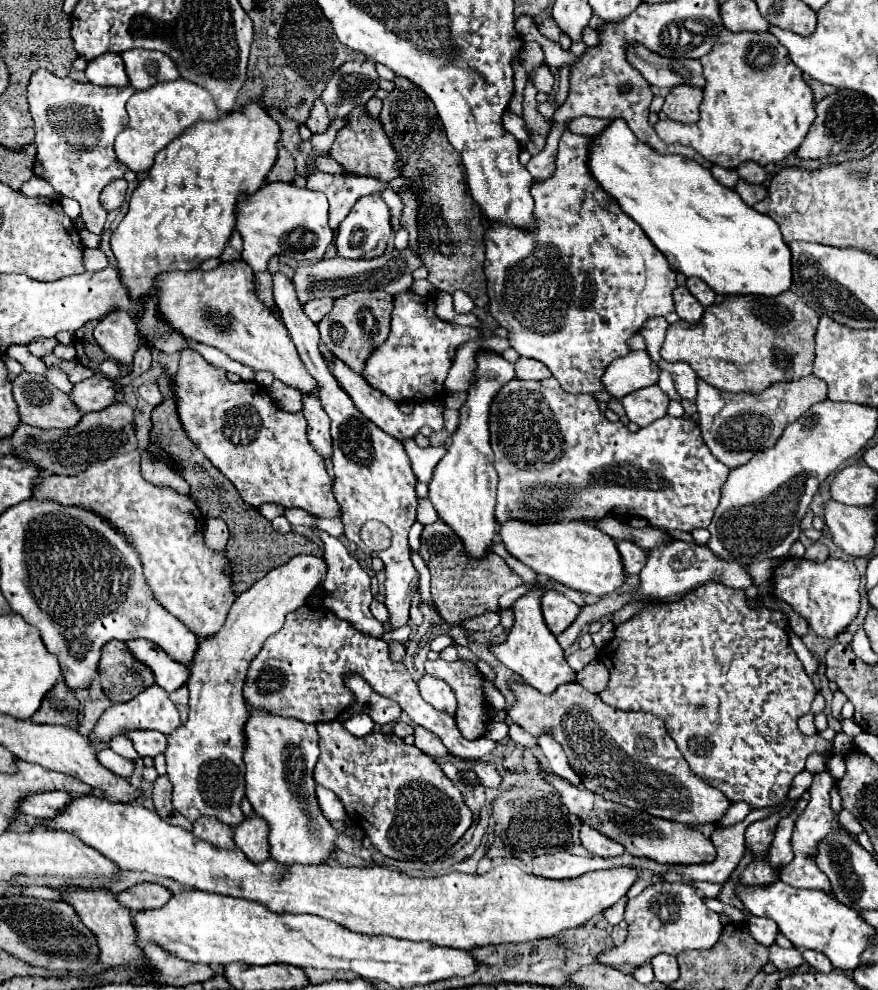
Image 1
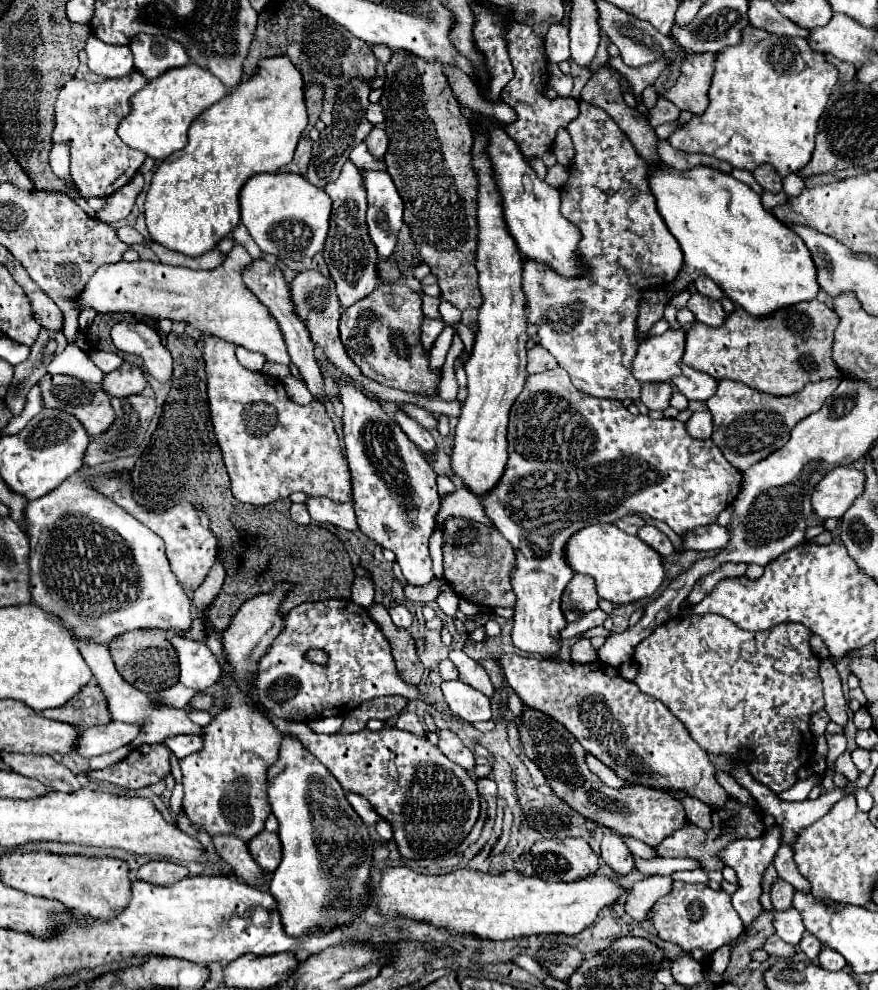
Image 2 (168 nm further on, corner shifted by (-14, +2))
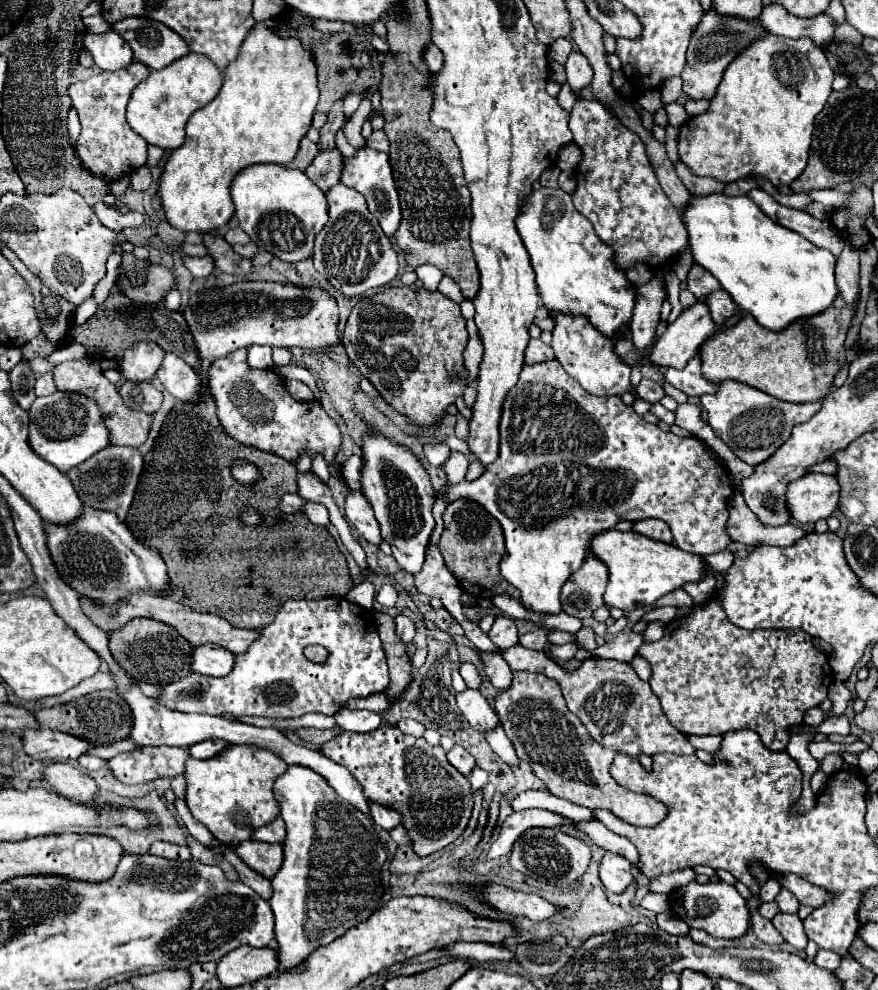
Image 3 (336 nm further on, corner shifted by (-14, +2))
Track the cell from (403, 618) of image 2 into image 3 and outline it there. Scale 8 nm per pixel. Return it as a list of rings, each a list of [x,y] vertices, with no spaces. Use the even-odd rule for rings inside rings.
[[[398,614],[394,620],[396,620],[396,634],[402,638],[402,642],[404,642],[404,644],[412,642],[414,632],[416,632],[414,622],[412,622],[408,616],[404,616],[404,614]]]

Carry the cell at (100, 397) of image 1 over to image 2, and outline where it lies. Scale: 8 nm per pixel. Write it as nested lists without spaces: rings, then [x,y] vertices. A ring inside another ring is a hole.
[[[122,364],[122,368],[104,376],[102,386],[110,396],[126,398],[132,394],[140,394],[148,386],[148,380],[142,368],[136,368],[132,364]]]

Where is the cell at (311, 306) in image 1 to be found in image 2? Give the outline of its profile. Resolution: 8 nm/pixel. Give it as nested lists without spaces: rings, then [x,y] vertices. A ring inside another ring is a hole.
[[[346,160],[342,172],[336,182],[326,184],[326,194],[332,198],[332,214],[330,214],[330,230],[324,246],[324,262],[328,264],[330,278],[336,284],[338,298],[344,308],[354,302],[366,298],[380,282],[378,278],[378,254],[374,242],[370,242],[368,226],[366,226],[366,190],[362,188],[362,180],[358,178],[358,168],[352,160]]]

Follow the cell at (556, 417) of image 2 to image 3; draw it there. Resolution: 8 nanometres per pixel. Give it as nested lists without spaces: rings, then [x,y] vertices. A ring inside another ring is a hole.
[[[558,360],[552,362],[542,362],[542,364],[534,364],[534,366],[524,366],[518,384],[514,386],[514,390],[510,390],[510,396],[506,396],[506,402],[502,406],[502,420],[500,420],[500,456],[494,464],[490,464],[484,474],[474,480],[474,482],[458,482],[452,486],[444,486],[444,498],[446,502],[454,502],[458,498],[464,500],[474,500],[478,504],[482,504],[482,508],[492,514],[502,530],[504,530],[504,538],[506,538],[506,556],[500,562],[500,570],[502,576],[520,590],[520,602],[526,610],[538,612],[538,614],[560,614],[562,612],[562,604],[560,604],[560,590],[564,586],[564,582],[582,566],[586,552],[588,552],[588,542],[594,534],[602,532],[602,530],[610,530],[614,528],[620,520],[630,520],[630,522],[638,522],[644,518],[660,518],[664,522],[668,522],[672,534],[674,534],[674,544],[680,550],[692,552],[692,554],[714,554],[724,550],[732,540],[726,534],[726,520],[728,520],[728,500],[732,496],[734,488],[732,482],[728,482],[728,472],[710,456],[710,450],[706,448],[706,444],[694,436],[690,438],[682,438],[676,436],[672,432],[664,432],[660,430],[656,424],[648,424],[644,422],[642,416],[638,416],[632,406],[624,406],[624,402],[618,396],[610,396],[610,398],[598,398],[588,394],[576,380],[572,380],[566,370],[560,366]]]

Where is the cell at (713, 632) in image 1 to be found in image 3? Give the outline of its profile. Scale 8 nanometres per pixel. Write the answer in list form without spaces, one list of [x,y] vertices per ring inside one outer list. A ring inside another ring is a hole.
[[[708,602],[694,614],[668,622],[664,636],[658,642],[644,642],[638,654],[650,662],[650,688],[660,698],[666,718],[680,732],[722,736],[730,730],[748,728],[754,730],[772,752],[786,750],[792,728],[802,724],[806,710],[822,704],[832,684],[828,656],[814,648],[808,634],[802,634],[802,630],[738,630],[714,602]]]

